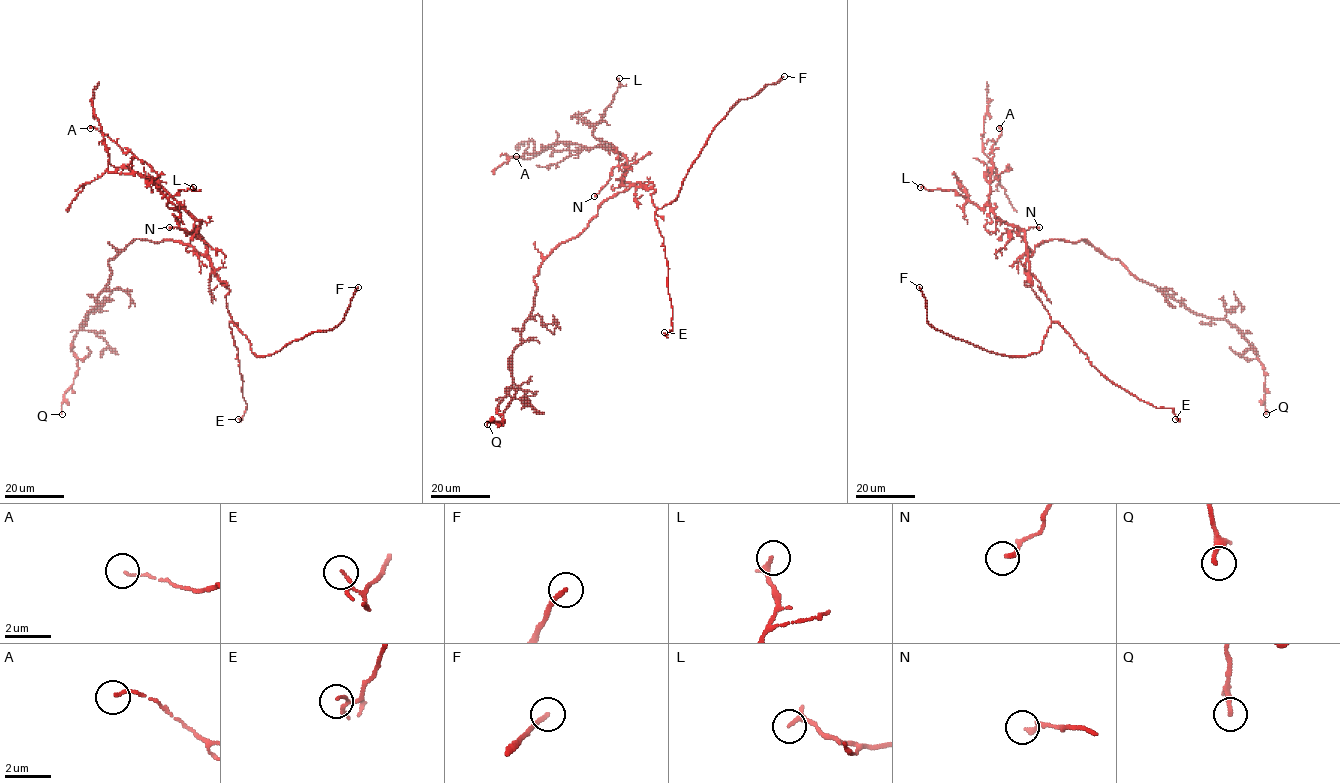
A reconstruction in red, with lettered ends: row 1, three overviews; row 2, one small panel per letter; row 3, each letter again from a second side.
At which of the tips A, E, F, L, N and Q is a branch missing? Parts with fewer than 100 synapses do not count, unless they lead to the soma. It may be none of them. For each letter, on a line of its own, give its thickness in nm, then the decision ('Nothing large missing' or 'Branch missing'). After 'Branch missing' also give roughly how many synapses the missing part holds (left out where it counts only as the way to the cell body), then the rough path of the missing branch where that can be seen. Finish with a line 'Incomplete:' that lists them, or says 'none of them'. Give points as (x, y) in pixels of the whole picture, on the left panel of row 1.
A: Thickness 90 nm. Nothing large missing
E: Thickness 70 nm. Nothing large missing
F: Thickness 200 nm. Branch missing. Course of what is missing: (358, 287), (363, 283), (381, 285)
L: Thickness 160 nm. Nothing large missing
N: Thickness 190 nm. Nothing large missing
Q: Thickness 160 nm. Nothing large missing
Incomplete: F

